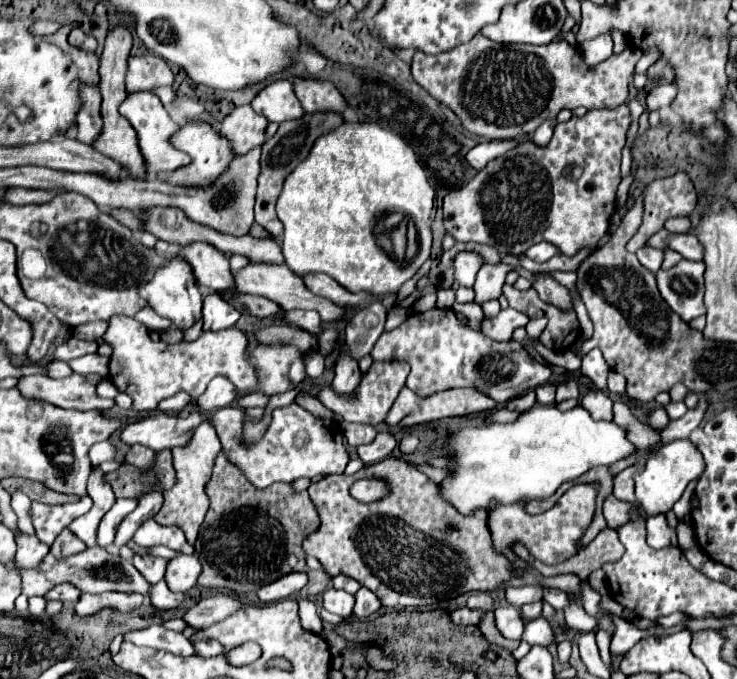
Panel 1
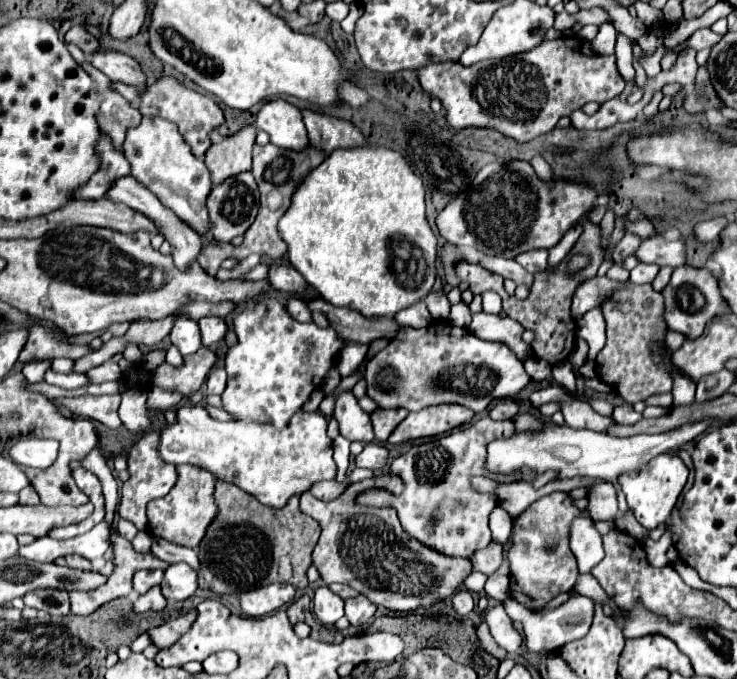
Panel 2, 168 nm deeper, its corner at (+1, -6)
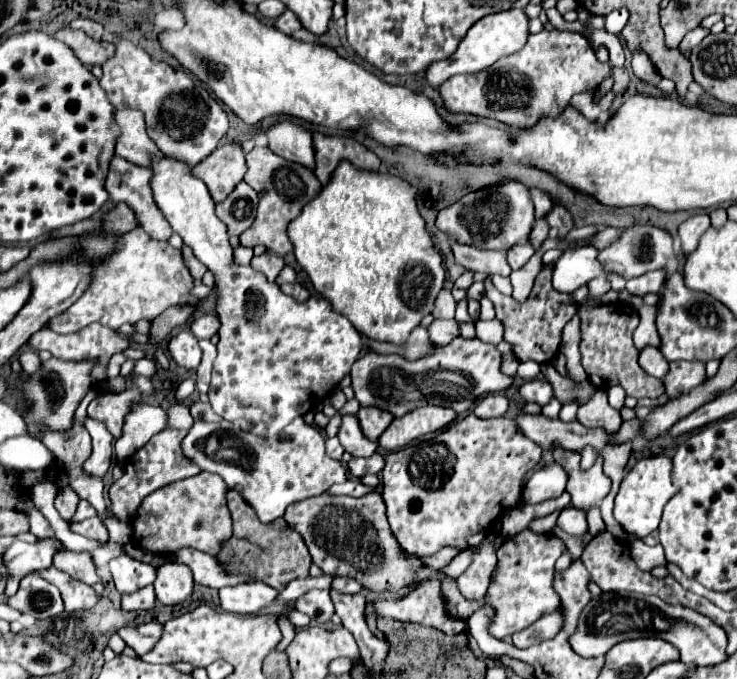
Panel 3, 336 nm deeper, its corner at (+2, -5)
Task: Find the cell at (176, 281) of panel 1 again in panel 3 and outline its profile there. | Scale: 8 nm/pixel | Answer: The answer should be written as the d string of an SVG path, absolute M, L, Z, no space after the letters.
M179 331L175 337L171 337L169 353L177 361L177 365L181 365L185 369L197 369L199 367L201 349L199 349L199 343L191 331Z

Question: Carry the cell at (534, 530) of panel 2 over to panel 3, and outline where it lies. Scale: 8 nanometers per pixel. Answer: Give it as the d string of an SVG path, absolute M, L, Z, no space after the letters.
M523 529L515 537L509 537L501 547L499 547L499 573L489 585L487 597L483 601L469 601L465 599L459 589L455 579L445 579L441 583L443 597L447 601L447 609L455 613L453 617L467 619L469 613L477 611L481 605L489 603L495 607L495 619L493 625L489 627L489 633L493 633L499 639L505 639L533 621L541 617L541 613L547 613L549 609L555 609L559 605L559 595L553 589L553 577L555 577L555 561L567 551L565 543L555 535L555 533L535 533L531 529Z

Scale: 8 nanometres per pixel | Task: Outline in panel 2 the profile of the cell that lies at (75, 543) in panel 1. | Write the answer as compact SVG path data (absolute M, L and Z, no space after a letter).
M62 556L62 558L56 560L56 564L60 564L60 566L72 566L76 570L90 570L92 568L92 564L86 558L82 558L82 556Z

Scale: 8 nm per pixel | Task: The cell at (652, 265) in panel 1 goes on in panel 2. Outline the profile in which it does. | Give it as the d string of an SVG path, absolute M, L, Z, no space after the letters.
M638 264L632 272L630 272L630 280L634 284L652 284L652 280L656 278L658 274L658 266L654 264Z

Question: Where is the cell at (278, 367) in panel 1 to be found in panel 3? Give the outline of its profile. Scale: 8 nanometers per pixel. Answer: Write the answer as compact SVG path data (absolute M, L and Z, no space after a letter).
M163 153L151 157L151 163L151 191L157 207L161 209L173 231L181 235L183 243L193 249L195 257L205 263L209 271L215 273L221 339L217 343L219 353L213 365L213 379L209 389L209 401L213 405L213 411L247 433L263 437L277 435L295 417L315 409L325 397L329 397L337 389L343 375L349 373L353 361L359 357L363 345L361 335L357 333L357 329L353 329L351 321L331 309L329 301L325 301L323 297L313 295L305 303L297 303L287 297L277 283L265 281L265 277L261 277L261 273L253 271L251 267L233 265L233 247L229 245L227 227L221 219L217 219L215 201L211 199L207 185L193 175L193 167L181 159Z

